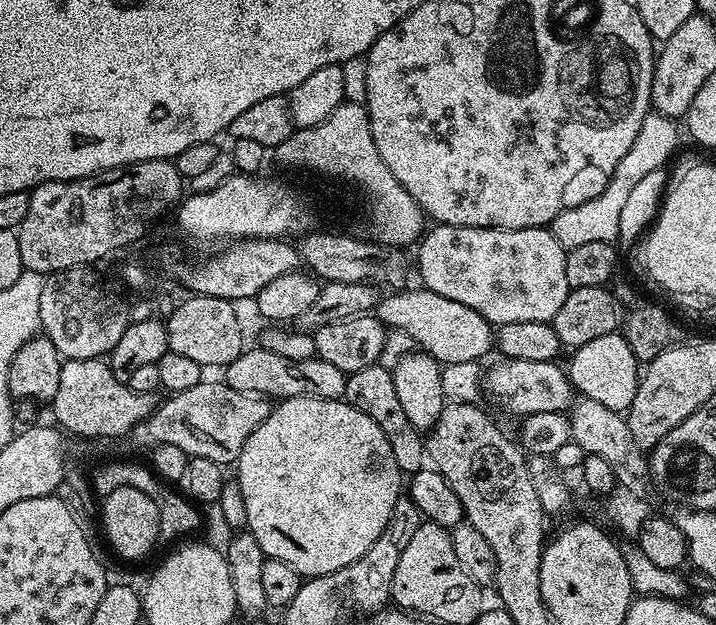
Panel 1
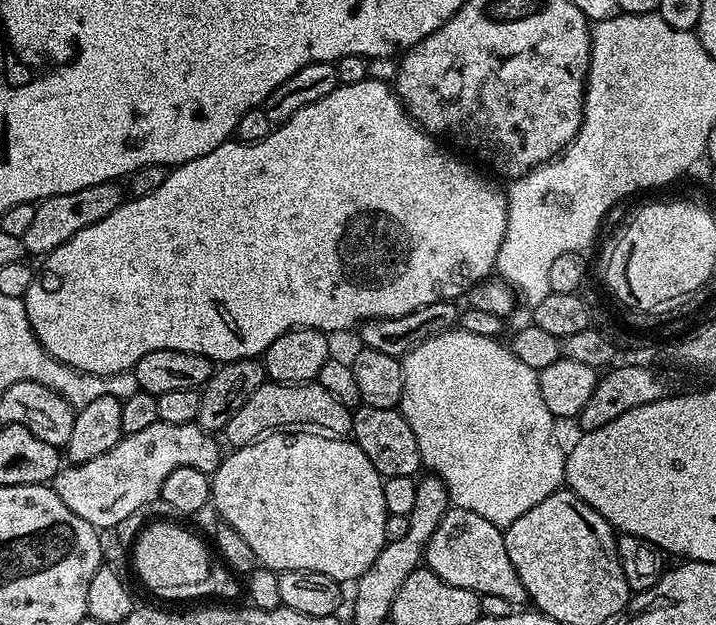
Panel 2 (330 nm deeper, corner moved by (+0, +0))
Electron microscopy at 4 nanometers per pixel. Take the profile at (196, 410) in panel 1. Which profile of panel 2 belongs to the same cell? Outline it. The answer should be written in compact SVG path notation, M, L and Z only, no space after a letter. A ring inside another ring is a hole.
M157 420L154 426L146 426L146 430L138 430L138 434L121 436L114 447L106 450L106 454L98 454L98 458L90 458L90 462L69 463L61 467L54 481L54 487L58 498L62 498L62 502L66 502L66 506L70 506L74 514L78 514L78 518L90 522L97 530L114 527L128 515L134 514L134 510L146 506L151 500L159 497L162 482L166 482L166 474L170 474L170 470L190 466L194 470L202 470L209 474L215 472L222 459L219 443L221 444L221 441L213 433L201 428L197 423L174 426L170 422Z

